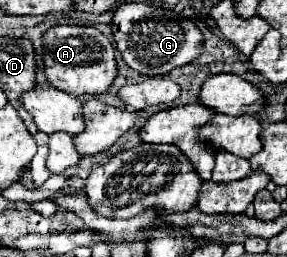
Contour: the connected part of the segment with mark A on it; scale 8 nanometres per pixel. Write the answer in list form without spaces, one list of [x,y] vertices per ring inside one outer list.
[[[56,25],[44,35],[44,65],[48,81],[56,89],[64,89],[72,95],[98,95],[106,93],[118,77],[118,65],[114,59],[114,47],[108,39],[88,25]]]

